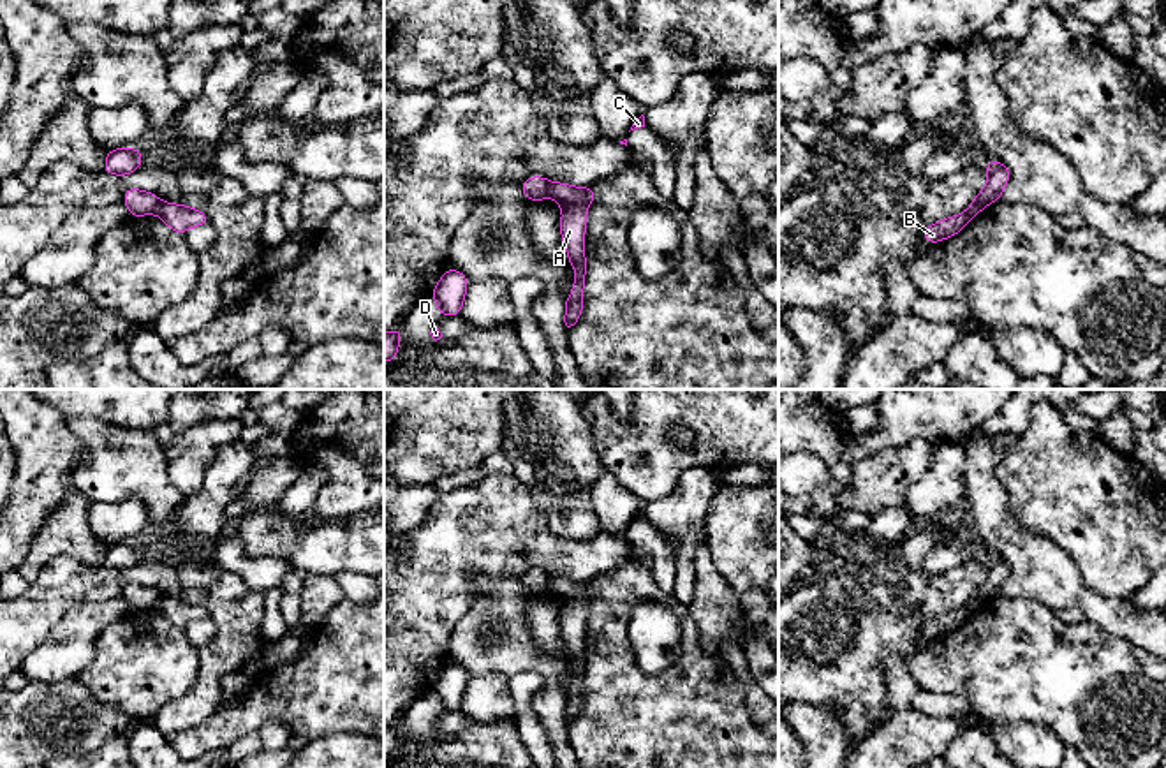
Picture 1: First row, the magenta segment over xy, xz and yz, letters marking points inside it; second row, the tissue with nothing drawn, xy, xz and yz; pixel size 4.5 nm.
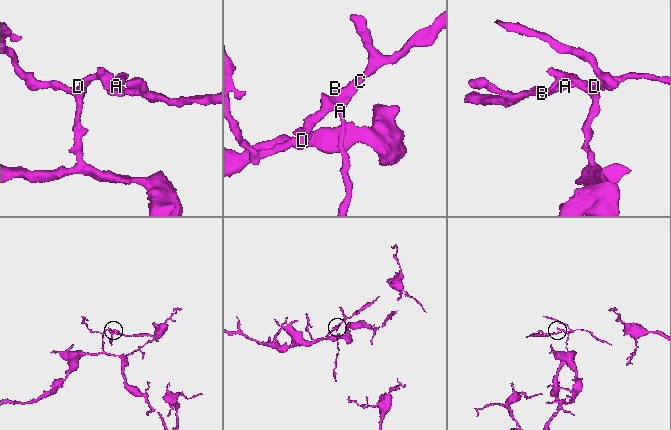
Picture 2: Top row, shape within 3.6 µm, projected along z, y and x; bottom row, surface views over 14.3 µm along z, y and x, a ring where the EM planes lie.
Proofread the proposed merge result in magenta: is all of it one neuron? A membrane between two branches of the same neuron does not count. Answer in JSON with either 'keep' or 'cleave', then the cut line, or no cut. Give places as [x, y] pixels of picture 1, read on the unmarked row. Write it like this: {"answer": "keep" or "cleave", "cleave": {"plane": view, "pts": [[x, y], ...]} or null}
{"answer": "cleave", "cleave": {"plane": "xz", "pts": [[548, 576], [550, 590]]}}

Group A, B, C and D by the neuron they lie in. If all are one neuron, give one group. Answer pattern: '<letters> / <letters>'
A B C / D

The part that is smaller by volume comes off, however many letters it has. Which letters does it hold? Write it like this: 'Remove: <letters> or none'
Remove: A, B, C

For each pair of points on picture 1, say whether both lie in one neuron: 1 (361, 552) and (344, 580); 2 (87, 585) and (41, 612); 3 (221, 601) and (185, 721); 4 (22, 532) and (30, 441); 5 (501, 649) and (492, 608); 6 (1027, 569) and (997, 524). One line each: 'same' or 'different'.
1: different
2: same
3: same
4: same
5: same
6: same

